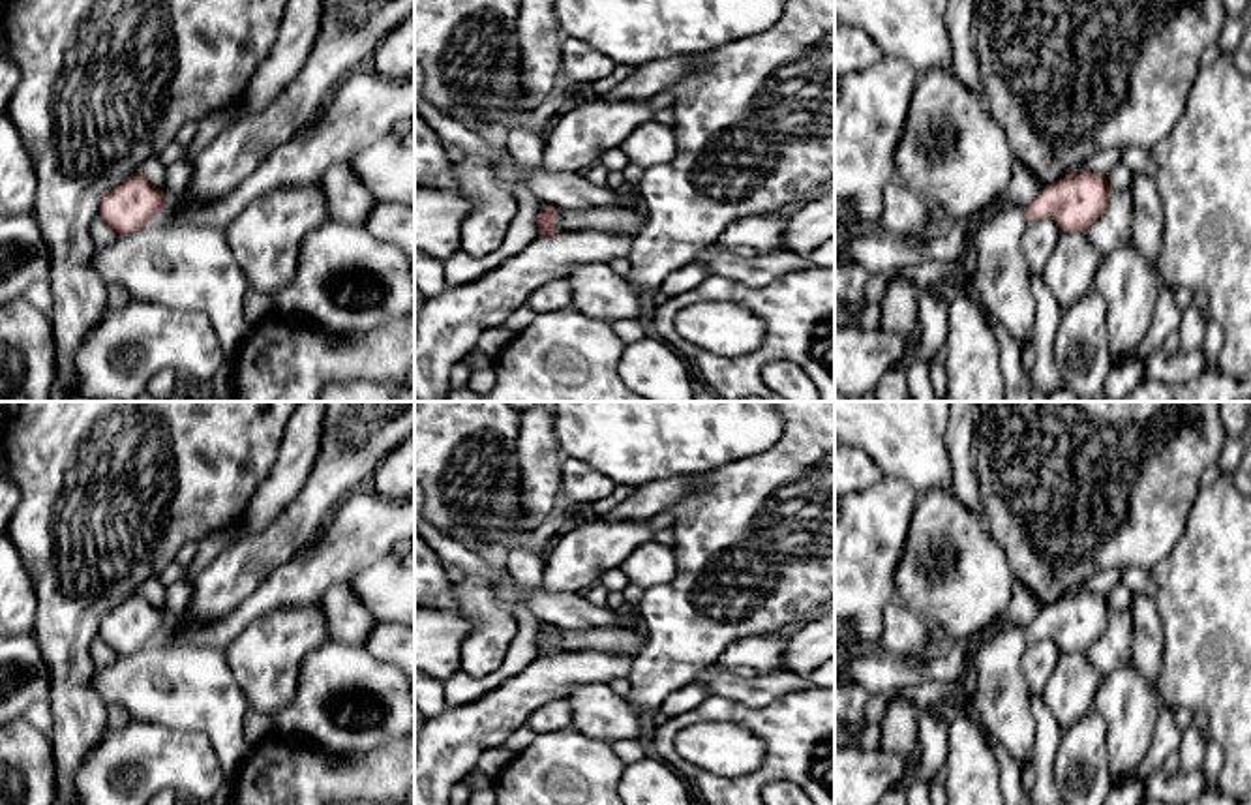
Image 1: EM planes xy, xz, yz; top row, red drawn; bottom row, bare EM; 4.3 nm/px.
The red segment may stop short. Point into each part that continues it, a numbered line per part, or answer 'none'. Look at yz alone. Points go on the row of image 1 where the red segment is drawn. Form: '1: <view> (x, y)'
1: yz (1000, 278)

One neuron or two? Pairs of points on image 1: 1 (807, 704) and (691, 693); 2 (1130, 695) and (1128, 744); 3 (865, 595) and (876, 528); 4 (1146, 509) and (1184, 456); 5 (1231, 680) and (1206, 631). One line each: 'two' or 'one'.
1: two
2: one
3: one
4: one
5: one

